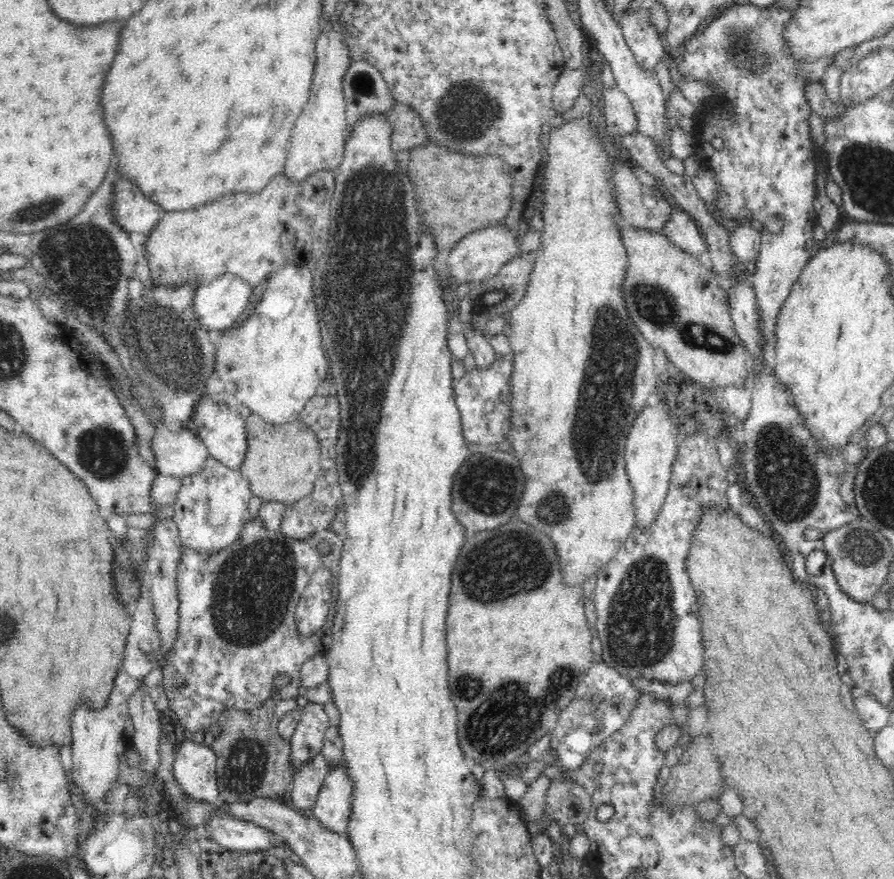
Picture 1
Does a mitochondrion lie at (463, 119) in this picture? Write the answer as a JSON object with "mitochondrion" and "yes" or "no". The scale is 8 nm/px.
{"mitochondrion":"yes"}

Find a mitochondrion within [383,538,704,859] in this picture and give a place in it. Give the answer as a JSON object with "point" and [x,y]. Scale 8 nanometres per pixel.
{"point":[642,625]}

